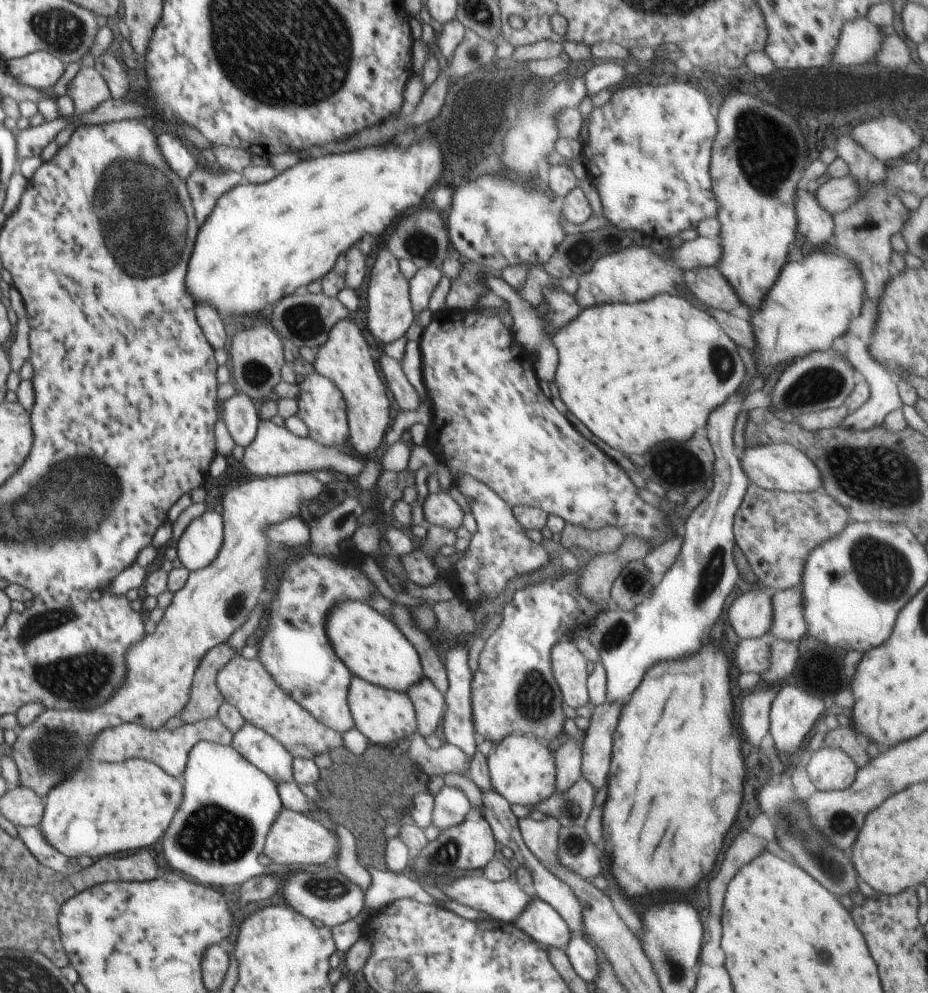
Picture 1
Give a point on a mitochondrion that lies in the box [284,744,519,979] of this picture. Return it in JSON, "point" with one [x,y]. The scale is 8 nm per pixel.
{"point":[323,888]}

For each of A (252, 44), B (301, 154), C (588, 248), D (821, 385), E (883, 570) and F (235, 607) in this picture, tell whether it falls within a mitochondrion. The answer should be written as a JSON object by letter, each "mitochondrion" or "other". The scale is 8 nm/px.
{"A":"mitochondrion","B":"other","C":"mitochondrion","D":"mitochondrion","E":"mitochondrion","F":"mitochondrion"}

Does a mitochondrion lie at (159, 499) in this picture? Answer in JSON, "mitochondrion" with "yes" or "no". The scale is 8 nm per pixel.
{"mitochondrion":"no"}

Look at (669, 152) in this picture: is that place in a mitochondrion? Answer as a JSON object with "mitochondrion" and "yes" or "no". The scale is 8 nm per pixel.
{"mitochondrion":"no"}

